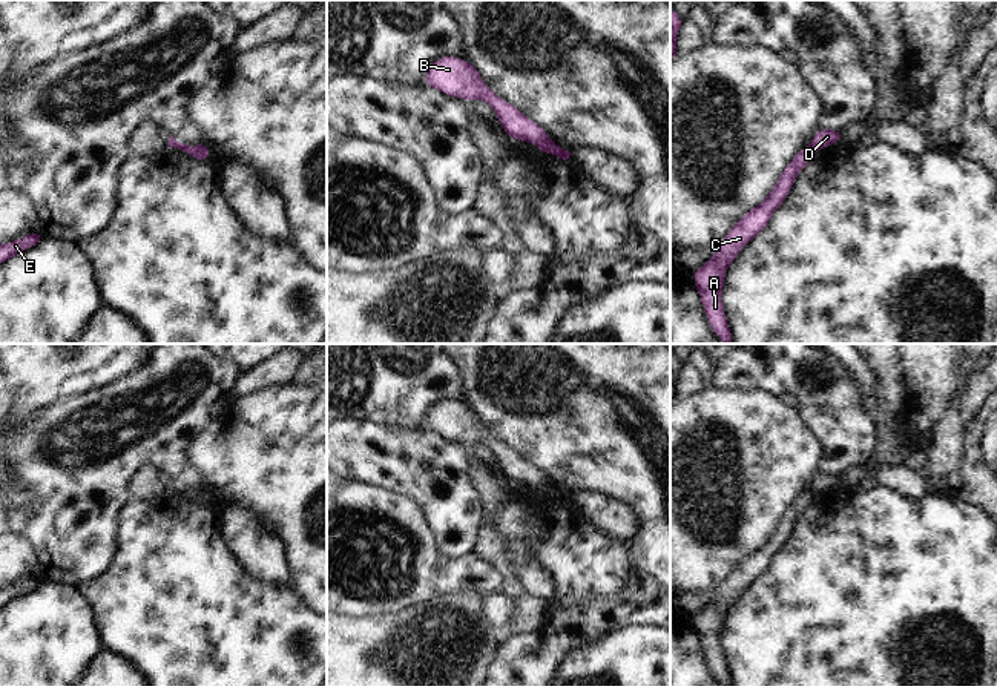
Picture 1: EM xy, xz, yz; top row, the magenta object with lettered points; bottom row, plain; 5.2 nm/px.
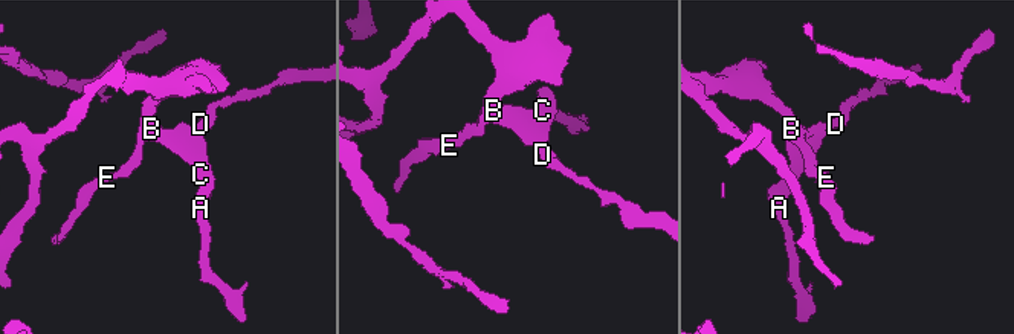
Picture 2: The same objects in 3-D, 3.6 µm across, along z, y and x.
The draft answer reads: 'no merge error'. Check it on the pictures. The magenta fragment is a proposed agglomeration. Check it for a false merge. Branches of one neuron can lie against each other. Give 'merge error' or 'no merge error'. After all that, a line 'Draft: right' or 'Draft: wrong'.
merge error
Draft: wrong

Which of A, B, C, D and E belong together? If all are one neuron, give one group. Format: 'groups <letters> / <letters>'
groups A B C E / D

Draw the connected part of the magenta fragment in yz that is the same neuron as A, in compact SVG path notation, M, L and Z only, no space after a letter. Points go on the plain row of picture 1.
M811 491L799 493L795 502L781 516L779 523L768 540L749 554L724 580L713 600L693 615L693 629L701 638L701 648L712 674L721 686L733 686L727 660L722 651L722 631L729 609L772 563L773 556L785 545L801 513L813 503Z

